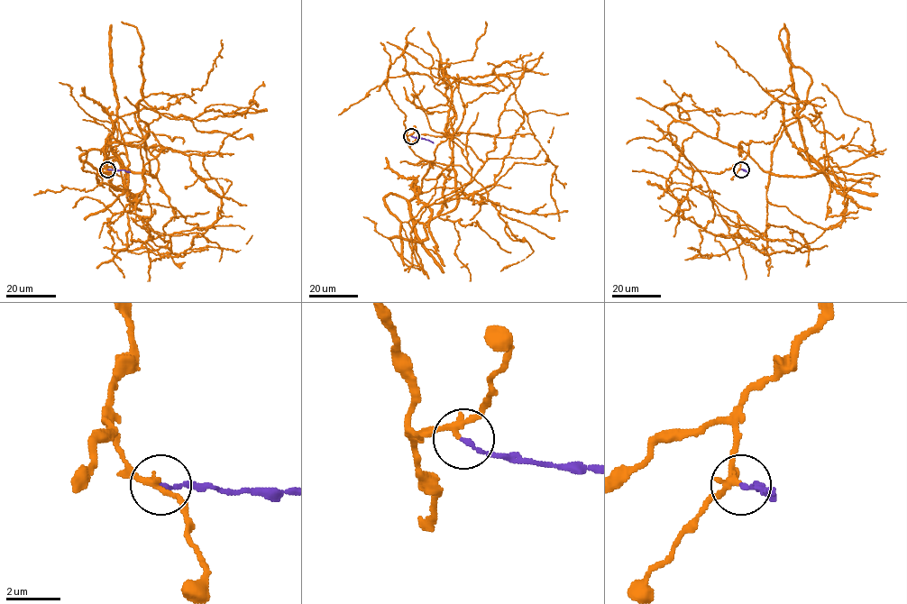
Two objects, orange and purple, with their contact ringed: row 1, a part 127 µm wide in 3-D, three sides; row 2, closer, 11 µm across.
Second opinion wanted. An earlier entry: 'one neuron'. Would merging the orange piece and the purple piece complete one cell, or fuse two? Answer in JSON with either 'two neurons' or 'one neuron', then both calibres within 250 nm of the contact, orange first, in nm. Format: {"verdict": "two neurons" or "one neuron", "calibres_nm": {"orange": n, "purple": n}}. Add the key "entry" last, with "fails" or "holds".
{"verdict": "two neurons", "calibres_nm": {"orange": 200, "purple": 170}, "entry": "fails"}

